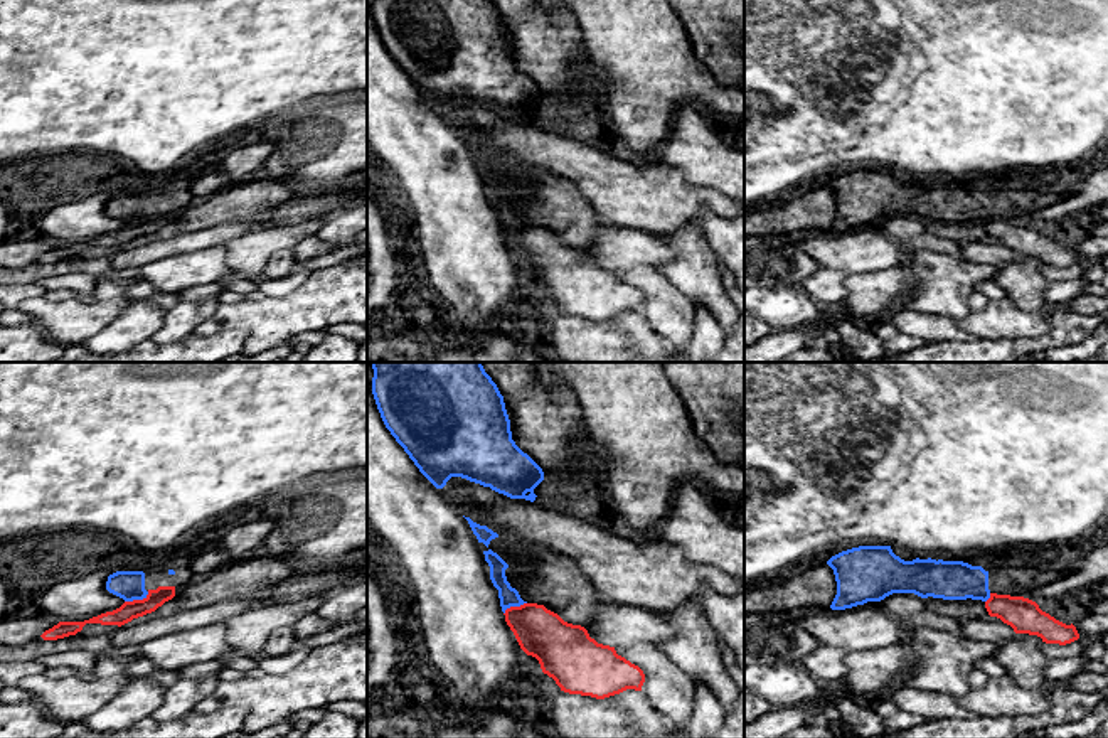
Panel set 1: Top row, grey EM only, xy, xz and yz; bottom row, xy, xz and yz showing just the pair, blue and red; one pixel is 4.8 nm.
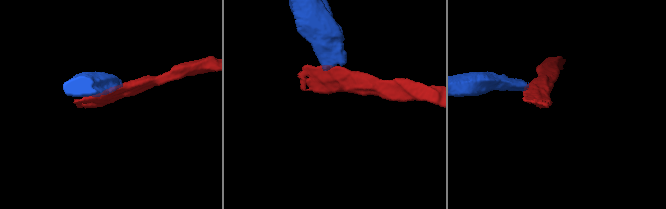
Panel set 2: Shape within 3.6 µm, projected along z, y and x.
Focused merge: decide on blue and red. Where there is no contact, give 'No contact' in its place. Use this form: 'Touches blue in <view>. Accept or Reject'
Touches blue in xy. Reject

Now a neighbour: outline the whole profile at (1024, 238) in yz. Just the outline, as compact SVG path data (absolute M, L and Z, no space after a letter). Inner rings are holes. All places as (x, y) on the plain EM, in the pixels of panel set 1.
M990 216L985 231L990 239L1000 241L1015 256L1037 258L1046 266L1066 268L1079 261L1073 246L1066 248L1056 243L1042 234L1036 224L1024 219Z

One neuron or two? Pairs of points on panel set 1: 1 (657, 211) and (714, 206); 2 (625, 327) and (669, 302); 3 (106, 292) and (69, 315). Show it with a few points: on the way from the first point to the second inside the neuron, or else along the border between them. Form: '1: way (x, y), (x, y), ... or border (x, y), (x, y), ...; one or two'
1: way (671, 204), (701, 204); one
2: border (640, 314), (669, 344); two
3: way (100, 302), (86, 315), (79, 315); one

